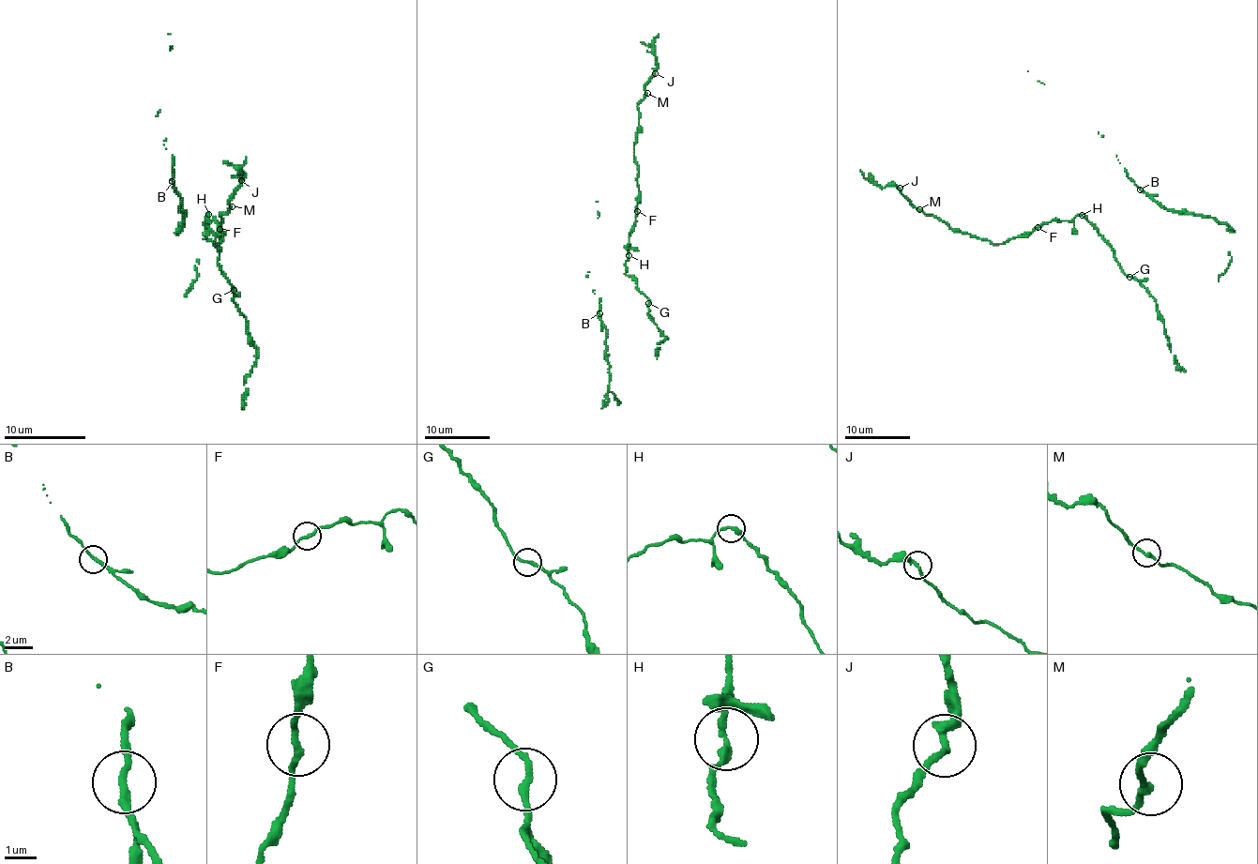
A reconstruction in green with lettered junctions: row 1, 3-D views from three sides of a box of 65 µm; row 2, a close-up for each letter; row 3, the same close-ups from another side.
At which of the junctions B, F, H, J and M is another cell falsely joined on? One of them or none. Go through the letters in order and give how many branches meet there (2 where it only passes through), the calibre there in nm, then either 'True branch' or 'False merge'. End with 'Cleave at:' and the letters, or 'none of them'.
B: Branches: 2. Thickness 240 nm. True branch
F: Branches: 2. Thickness 200 nm. True branch
H: Branches: 2. Thickness 240 nm. True branch
J: Branches: 2. Thickness 280 nm. True branch
M: Branches: 2. Thickness 200 nm. True branch
Cleave at: none of them

